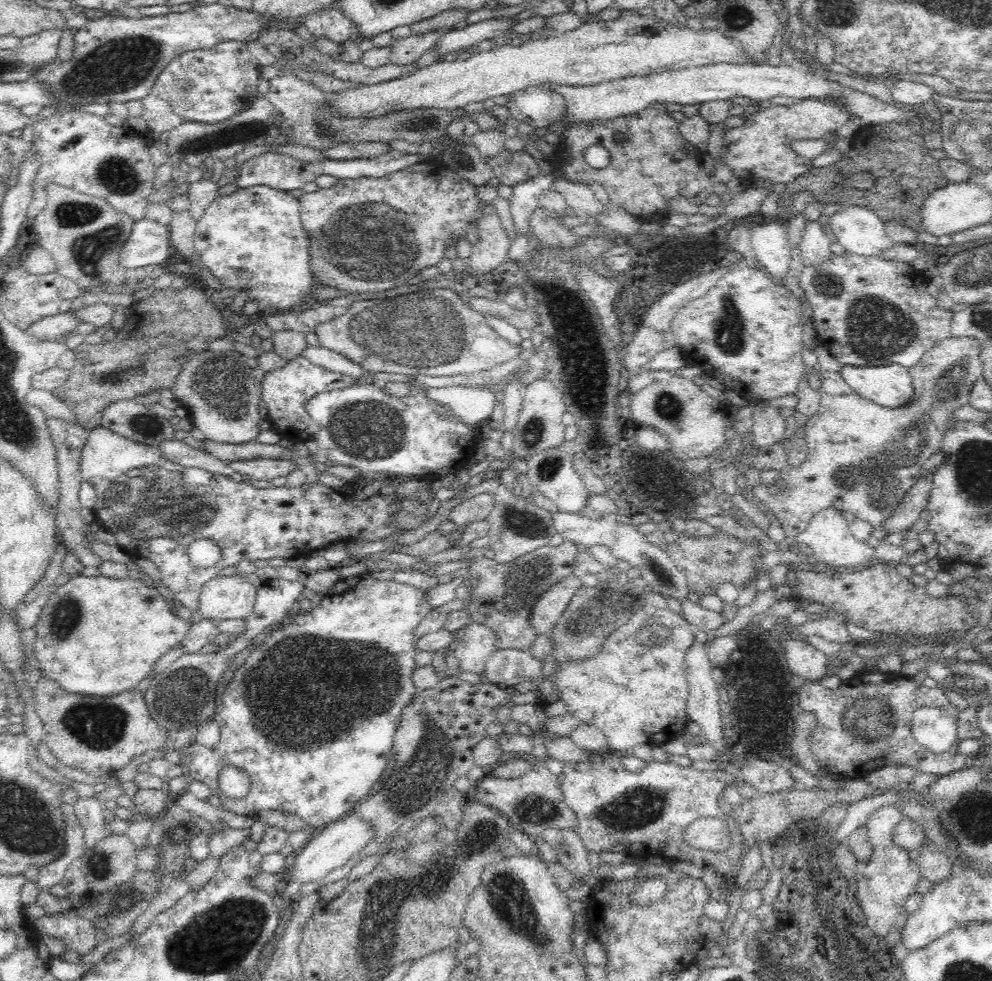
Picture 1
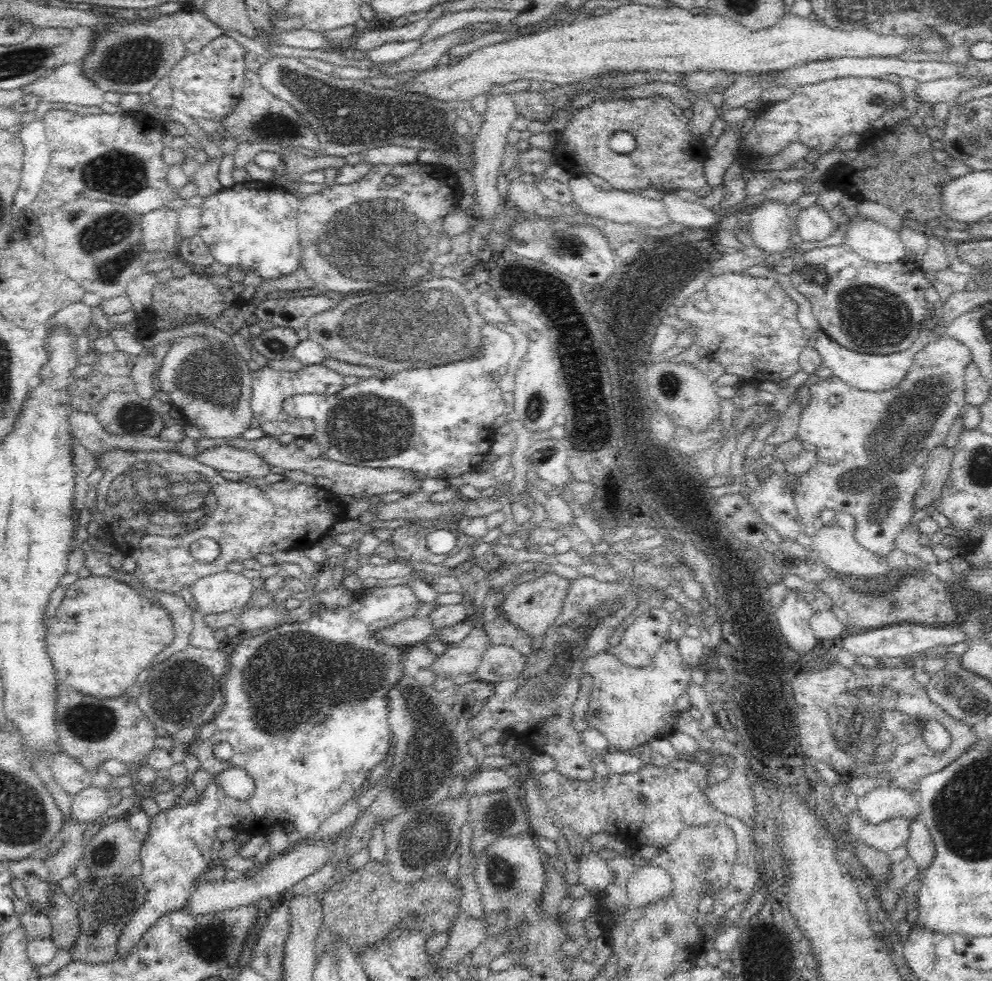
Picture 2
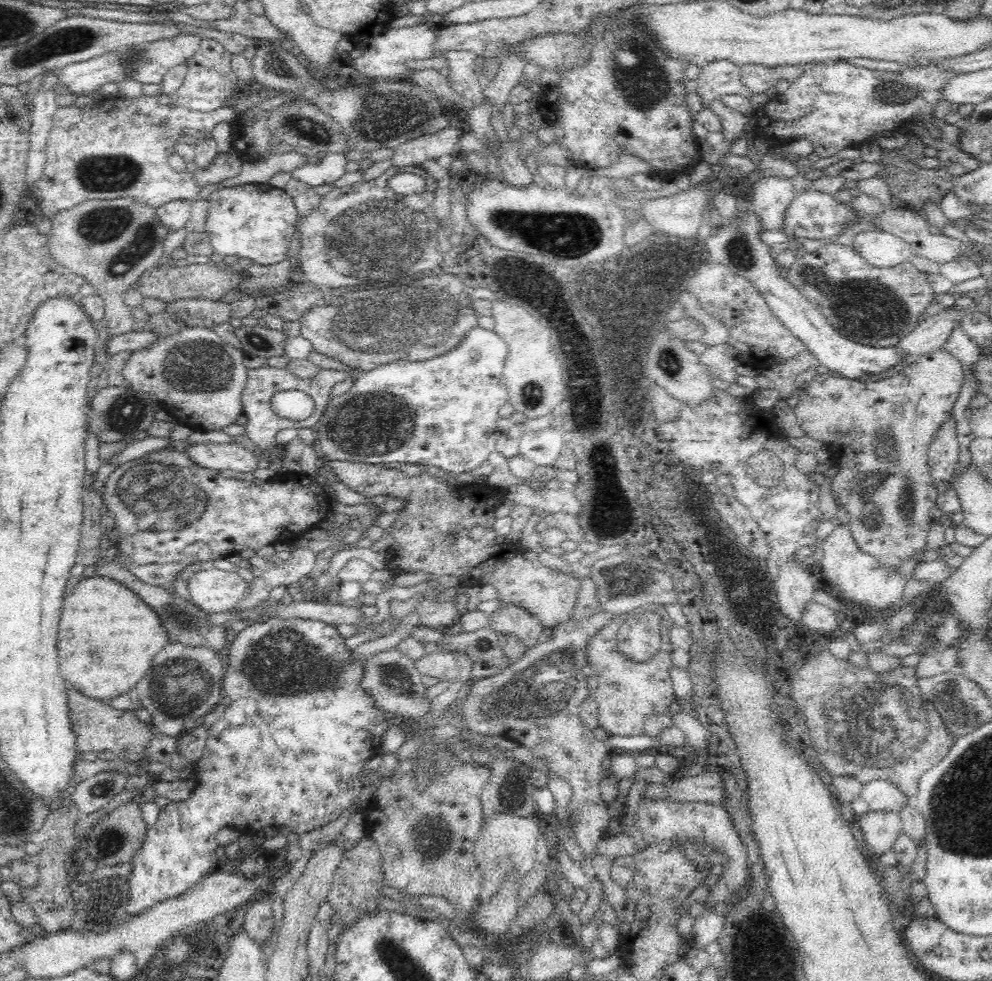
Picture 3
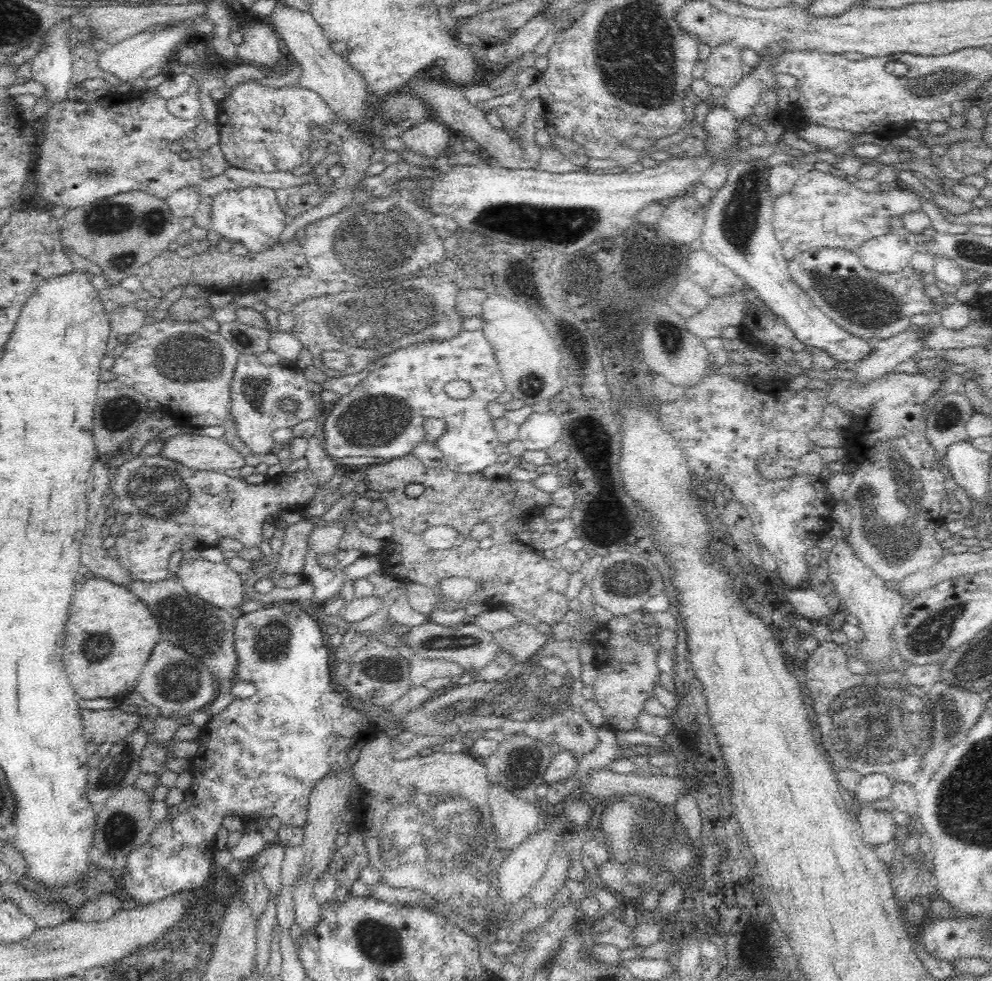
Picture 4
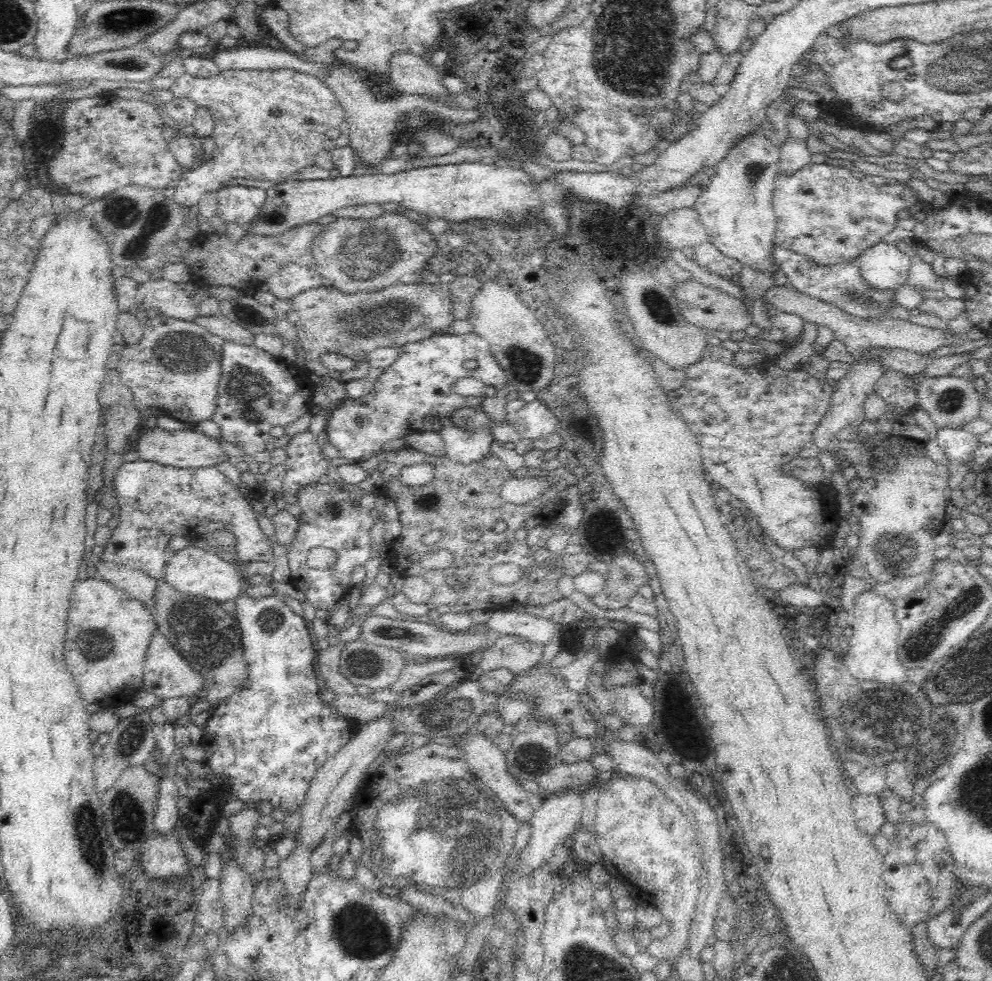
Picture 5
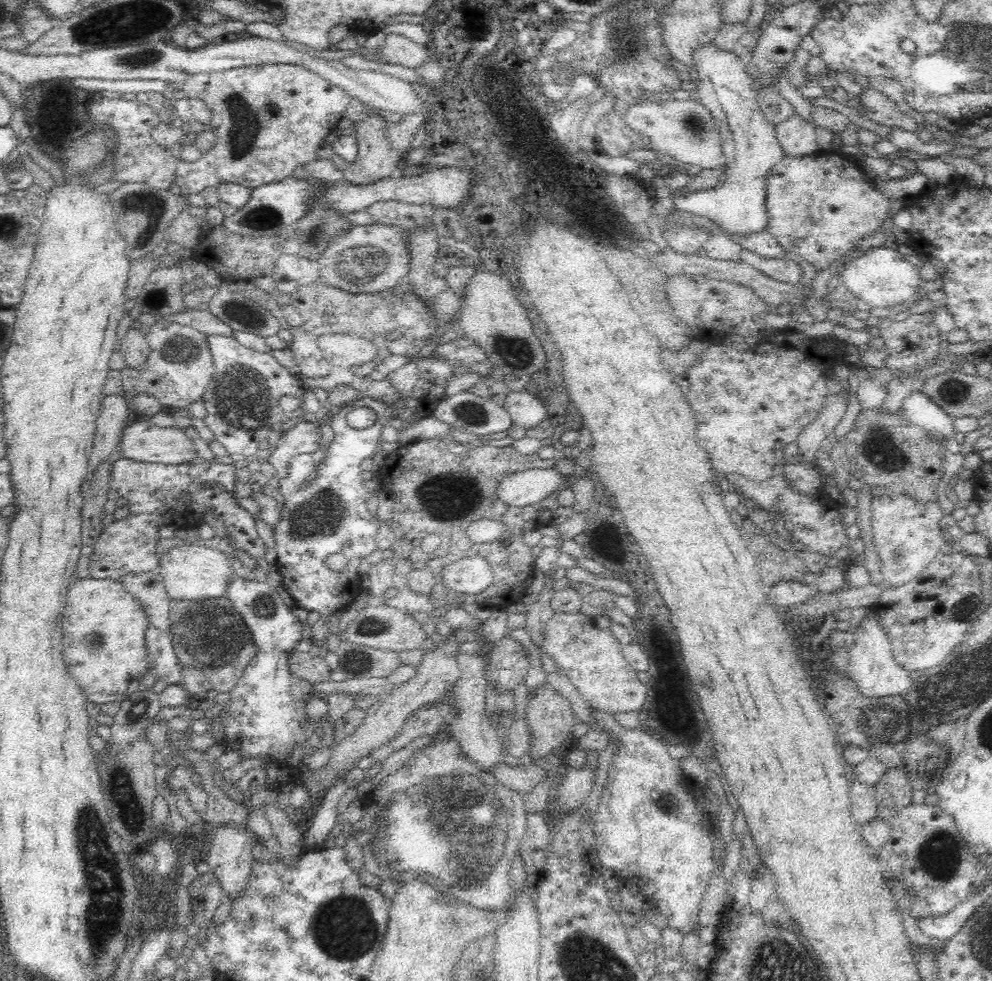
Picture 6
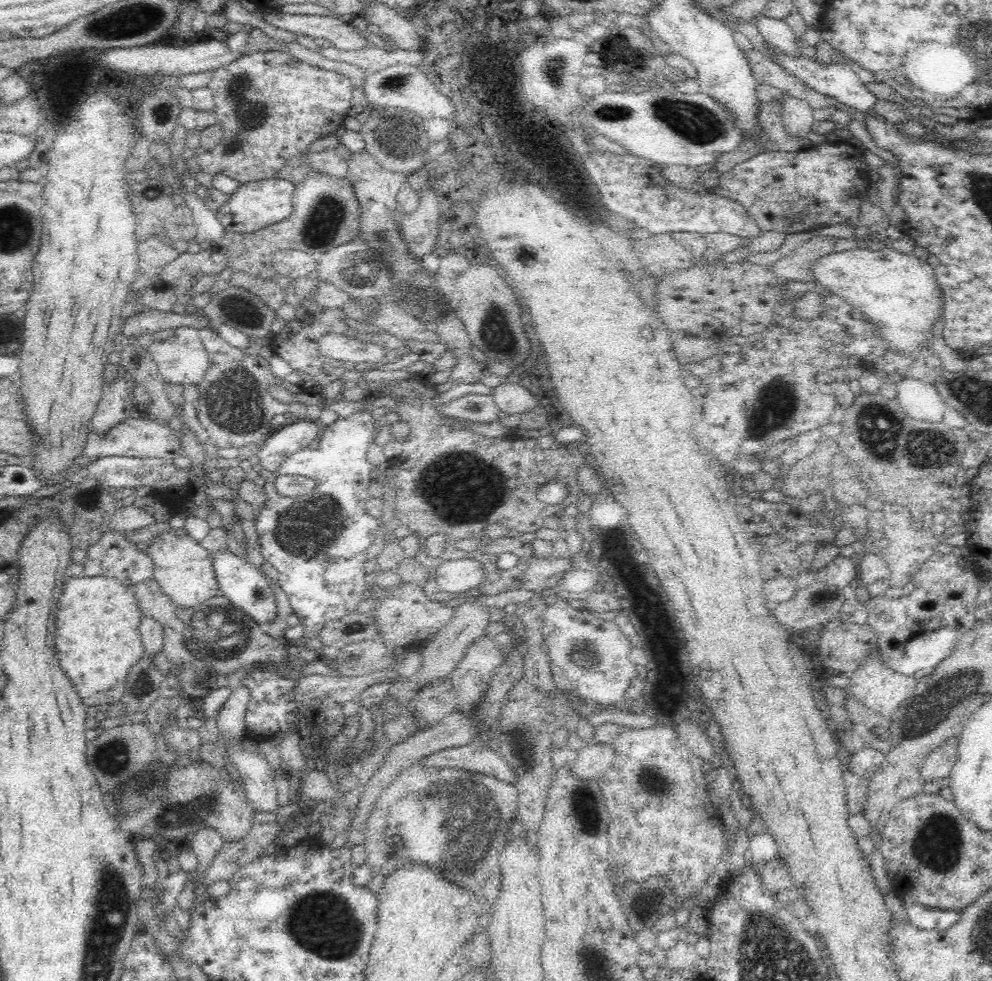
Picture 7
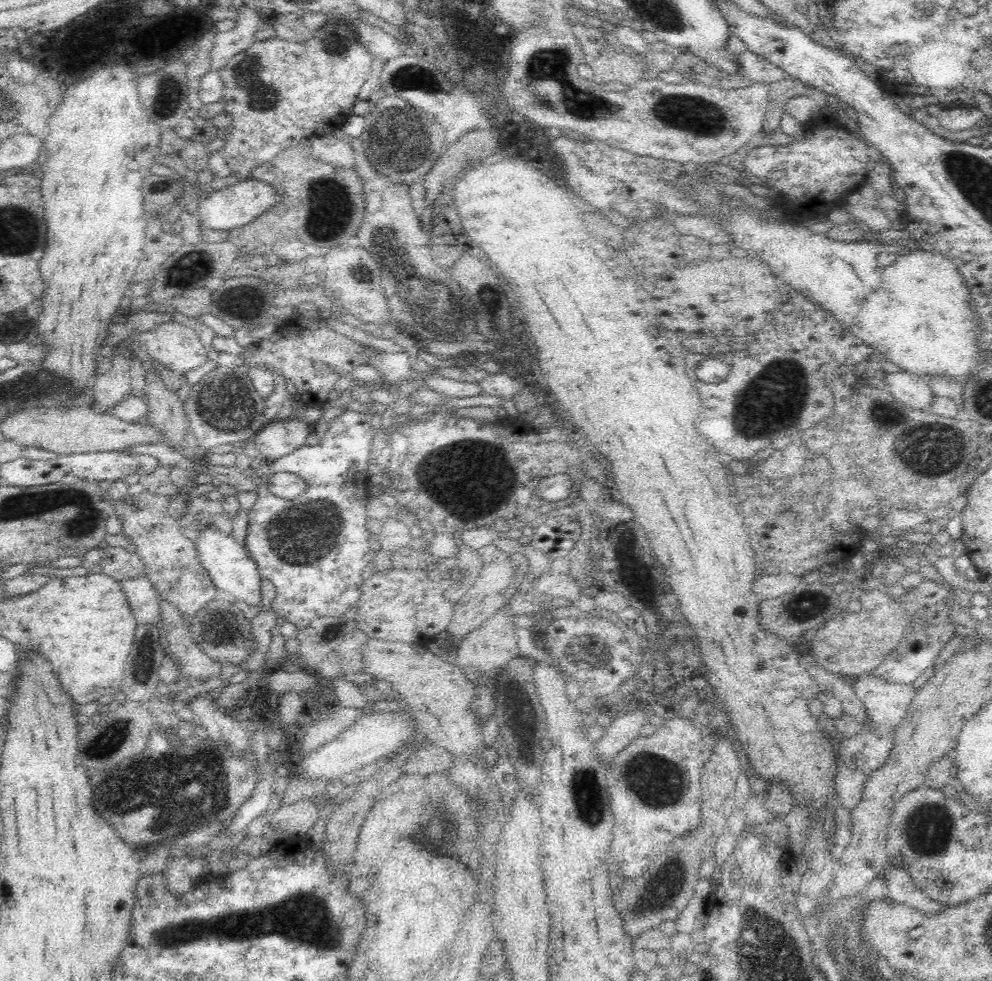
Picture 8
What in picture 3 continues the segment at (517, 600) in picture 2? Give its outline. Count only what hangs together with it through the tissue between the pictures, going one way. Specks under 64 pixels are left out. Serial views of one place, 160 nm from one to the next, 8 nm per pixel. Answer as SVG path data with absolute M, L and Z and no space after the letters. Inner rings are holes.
M504 604L503 607L490 614L489 619L491 629L496 634L502 636L512 634L528 649L538 644L538 637L544 628L536 617L513 604Z

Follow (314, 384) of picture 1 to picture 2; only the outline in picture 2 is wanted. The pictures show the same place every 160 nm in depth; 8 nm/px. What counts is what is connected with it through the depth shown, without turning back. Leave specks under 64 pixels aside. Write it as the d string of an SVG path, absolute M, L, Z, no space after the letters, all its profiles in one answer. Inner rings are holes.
M323 364L305 366L300 372L281 372L266 366L251 372L252 394L251 394L251 410L253 418L258 419L258 428L263 432L263 436L277 437L280 434L294 434L294 436L310 436L314 435L317 426L311 419L300 419L288 417L281 412L281 402L286 398L298 393L317 394L318 396L332 396L337 394L344 388L344 376L329 370Z

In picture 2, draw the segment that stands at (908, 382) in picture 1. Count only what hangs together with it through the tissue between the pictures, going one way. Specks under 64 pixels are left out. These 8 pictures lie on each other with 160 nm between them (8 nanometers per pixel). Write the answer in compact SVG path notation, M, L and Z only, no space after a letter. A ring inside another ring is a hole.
M930 315L920 324L919 336L915 339L912 347L893 354L864 354L846 349L846 347L838 345L834 339L830 339L822 327L818 328L816 332L808 332L808 335L811 338L810 346L820 354L823 366L830 369L833 376L854 388L878 392L878 390L895 388L904 380L908 370L912 367L914 356L928 346L932 340L928 324L930 324Z

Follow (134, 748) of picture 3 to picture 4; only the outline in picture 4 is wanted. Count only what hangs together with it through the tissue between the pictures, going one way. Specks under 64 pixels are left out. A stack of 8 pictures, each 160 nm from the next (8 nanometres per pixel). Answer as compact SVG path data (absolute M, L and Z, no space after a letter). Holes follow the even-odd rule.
M116 707L98 711L80 709L83 737L86 741L109 742L114 744L118 738L130 734L130 730L140 726L139 714L126 713Z

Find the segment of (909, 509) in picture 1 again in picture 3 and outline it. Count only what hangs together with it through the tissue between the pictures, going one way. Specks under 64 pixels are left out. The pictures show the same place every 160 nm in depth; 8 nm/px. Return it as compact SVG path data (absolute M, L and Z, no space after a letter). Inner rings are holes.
M951 412L949 418L938 424L938 430L929 444L930 475L934 485L940 482L951 482L958 466L959 442L957 439L957 424L960 419Z

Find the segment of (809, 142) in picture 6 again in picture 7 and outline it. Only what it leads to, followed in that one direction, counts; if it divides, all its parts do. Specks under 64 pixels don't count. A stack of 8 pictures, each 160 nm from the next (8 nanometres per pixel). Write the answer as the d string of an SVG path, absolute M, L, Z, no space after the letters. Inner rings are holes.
M789 95L782 103L781 119L786 132L803 139L814 124L813 108L805 100Z

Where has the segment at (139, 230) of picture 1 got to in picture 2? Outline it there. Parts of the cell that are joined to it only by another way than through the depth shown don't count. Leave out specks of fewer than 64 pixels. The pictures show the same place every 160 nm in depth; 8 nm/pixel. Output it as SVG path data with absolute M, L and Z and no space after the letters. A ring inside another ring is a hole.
M164 206L150 210L141 218L143 246L147 250L161 250L167 254L176 251L179 227L177 210Z

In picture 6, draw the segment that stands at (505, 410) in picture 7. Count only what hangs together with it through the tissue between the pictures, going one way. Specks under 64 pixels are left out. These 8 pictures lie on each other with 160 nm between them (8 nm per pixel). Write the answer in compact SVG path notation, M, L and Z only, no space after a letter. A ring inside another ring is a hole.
M511 391L506 395L503 408L508 412L514 425L525 430L538 426L546 418L546 408L526 391Z

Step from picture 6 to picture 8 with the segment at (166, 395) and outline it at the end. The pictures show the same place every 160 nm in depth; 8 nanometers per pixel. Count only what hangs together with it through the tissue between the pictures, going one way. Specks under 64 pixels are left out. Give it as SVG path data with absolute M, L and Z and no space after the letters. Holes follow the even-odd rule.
M177 321L158 324L156 330L141 332L139 345L156 360L156 367L185 375L204 365L207 350L192 327Z

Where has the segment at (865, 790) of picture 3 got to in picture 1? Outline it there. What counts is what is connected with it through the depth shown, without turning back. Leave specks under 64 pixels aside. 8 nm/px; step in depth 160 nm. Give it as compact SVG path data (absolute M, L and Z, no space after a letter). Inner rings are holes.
M897 803L887 804L872 812L865 829L870 843L874 846L870 860L858 861L855 873L858 900L862 902L866 924L876 936L886 936L894 927L896 916L903 912L906 900L916 893L916 885L922 876L917 860L910 860L908 851L892 843L894 828L904 819Z

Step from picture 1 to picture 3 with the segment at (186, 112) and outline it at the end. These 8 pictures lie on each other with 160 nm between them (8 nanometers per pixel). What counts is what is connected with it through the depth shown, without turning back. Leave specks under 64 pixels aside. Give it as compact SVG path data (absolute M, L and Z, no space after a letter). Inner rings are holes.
M204 39L196 54L187 59L187 73L181 78L174 99L180 107L200 112L210 112L220 106L231 103L240 90L240 82L230 66L232 53L224 49L224 45L214 39Z

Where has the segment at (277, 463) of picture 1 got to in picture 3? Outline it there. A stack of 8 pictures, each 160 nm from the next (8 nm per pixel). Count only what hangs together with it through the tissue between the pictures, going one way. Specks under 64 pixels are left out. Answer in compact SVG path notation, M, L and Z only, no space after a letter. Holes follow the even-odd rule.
M190 441L183 452L195 465L218 472L231 470L252 474L258 464L254 453L237 442L218 444L210 441Z

